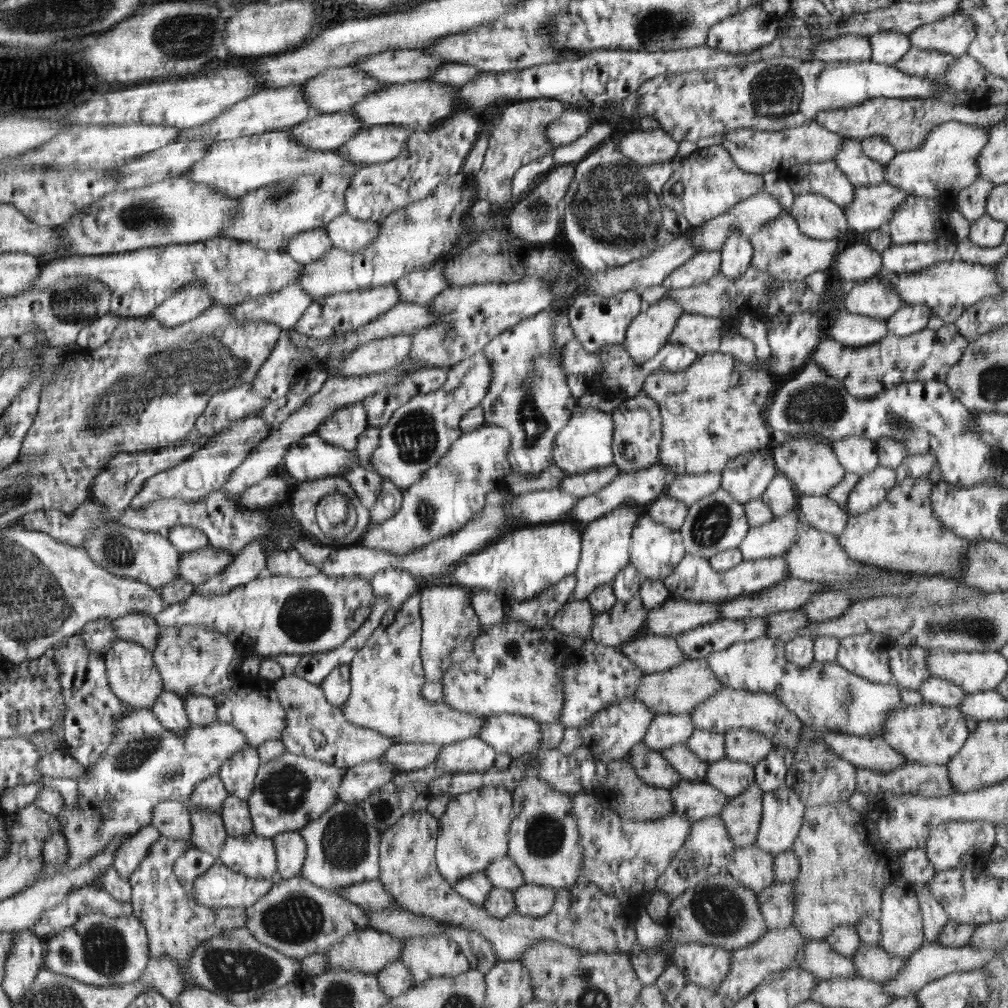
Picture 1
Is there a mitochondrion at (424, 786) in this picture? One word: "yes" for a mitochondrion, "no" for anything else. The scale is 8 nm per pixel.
no

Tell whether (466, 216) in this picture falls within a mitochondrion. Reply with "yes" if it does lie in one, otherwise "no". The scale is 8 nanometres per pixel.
no

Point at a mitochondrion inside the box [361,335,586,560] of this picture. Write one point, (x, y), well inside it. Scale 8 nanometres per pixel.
(415, 435)

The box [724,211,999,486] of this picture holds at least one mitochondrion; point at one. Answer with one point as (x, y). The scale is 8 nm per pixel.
(819, 405)

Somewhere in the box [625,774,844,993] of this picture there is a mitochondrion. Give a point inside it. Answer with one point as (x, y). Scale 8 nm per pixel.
(721, 912)

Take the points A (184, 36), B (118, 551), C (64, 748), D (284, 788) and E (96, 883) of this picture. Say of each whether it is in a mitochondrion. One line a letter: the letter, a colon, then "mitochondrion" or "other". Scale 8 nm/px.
A: mitochondrion
B: mitochondrion
C: other
D: mitochondrion
E: other

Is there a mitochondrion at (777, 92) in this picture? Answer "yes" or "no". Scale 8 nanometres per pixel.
yes

